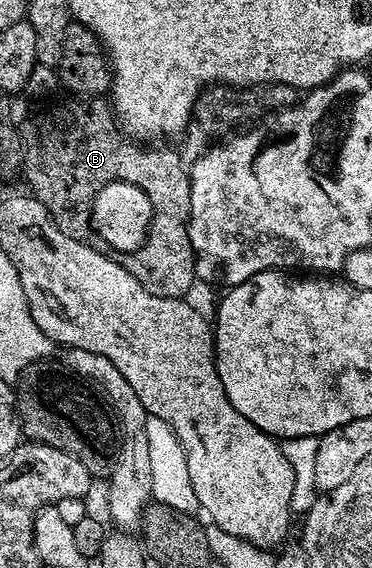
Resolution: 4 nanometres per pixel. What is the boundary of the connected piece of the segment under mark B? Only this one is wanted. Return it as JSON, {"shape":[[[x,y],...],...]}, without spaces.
{"shape":[[[76,97],[68,99],[65,105],[56,105],[53,109],[48,109],[45,113],[36,113],[28,122],[23,122],[22,136],[24,139],[24,167],[22,177],[28,180],[31,196],[36,197],[42,203],[42,207],[48,209],[48,214],[51,215],[53,223],[64,232],[70,235],[70,239],[78,239],[79,241],[87,241],[94,248],[103,250],[105,243],[99,235],[93,232],[92,228],[92,204],[95,201],[95,196],[98,195],[101,188],[111,181],[125,181],[126,183],[136,184],[149,196],[150,203],[153,205],[153,217],[150,235],[145,239],[144,245],[138,247],[132,253],[115,254],[115,261],[119,263],[126,271],[130,271],[130,275],[134,275],[134,279],[138,279],[138,283],[142,283],[142,287],[146,287],[146,291],[150,291],[159,297],[179,297],[181,299],[189,296],[188,292],[192,289],[192,284],[197,284],[196,276],[196,256],[194,255],[194,247],[190,243],[190,235],[188,234],[188,216],[190,215],[190,183],[192,182],[189,170],[186,168],[186,161],[179,157],[172,149],[167,149],[167,144],[164,143],[141,143],[122,132],[121,126],[118,124],[118,118],[109,102],[104,97]]]}

